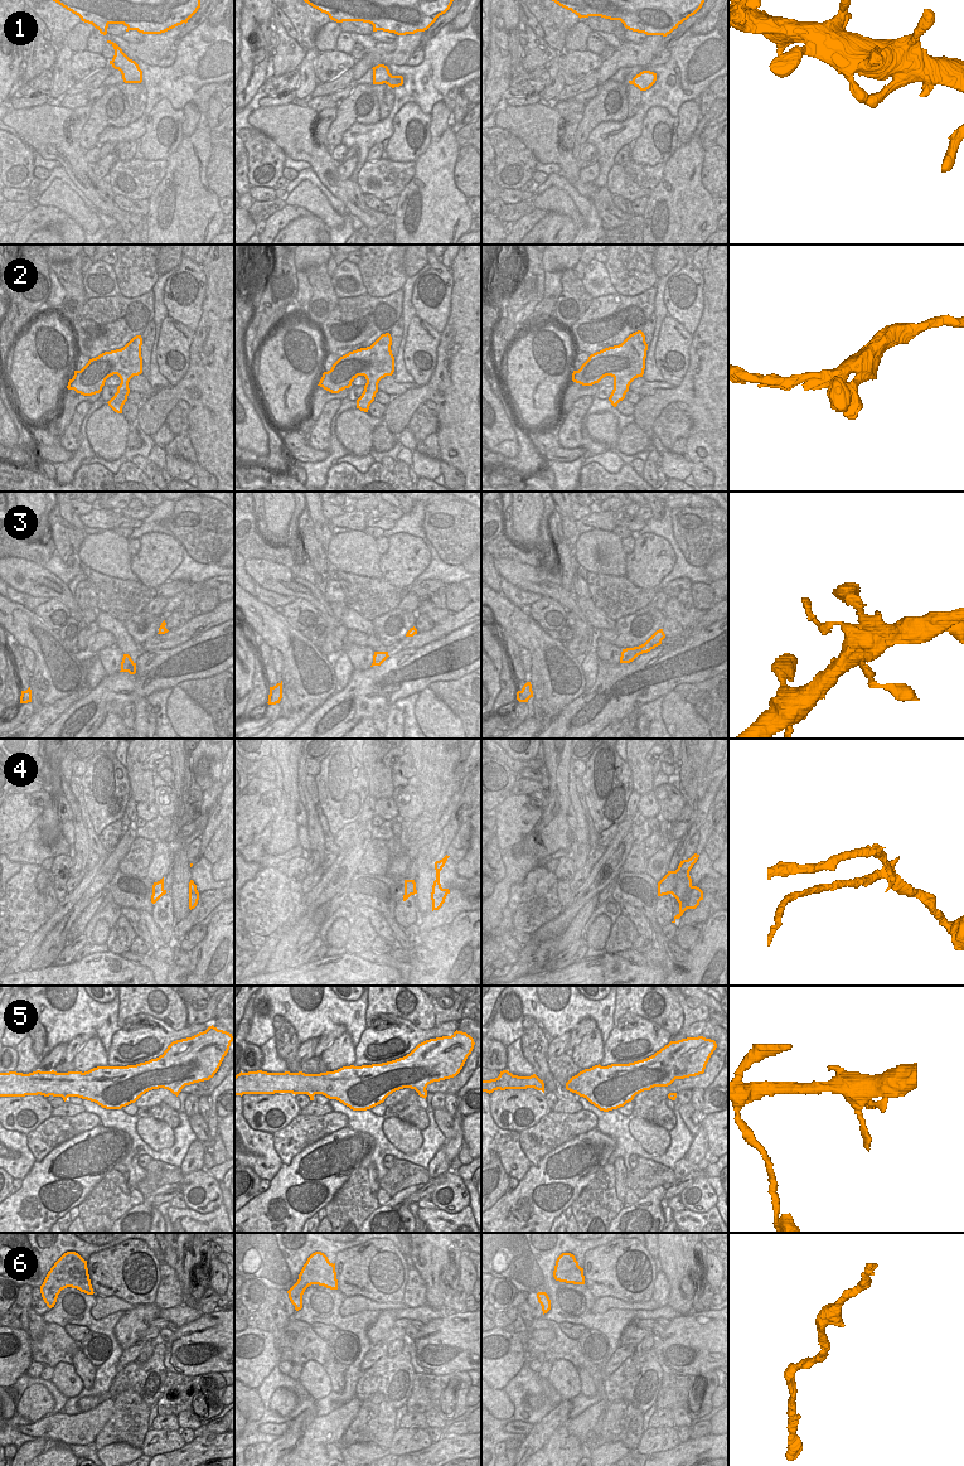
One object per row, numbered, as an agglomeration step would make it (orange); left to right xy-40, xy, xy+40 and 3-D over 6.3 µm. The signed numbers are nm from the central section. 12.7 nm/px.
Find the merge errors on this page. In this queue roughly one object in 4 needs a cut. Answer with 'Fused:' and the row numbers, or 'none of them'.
Fused: 4

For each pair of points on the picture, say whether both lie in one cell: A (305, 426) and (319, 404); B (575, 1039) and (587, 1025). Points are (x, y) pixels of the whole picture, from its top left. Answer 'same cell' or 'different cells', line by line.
A: same cell
B: same cell

